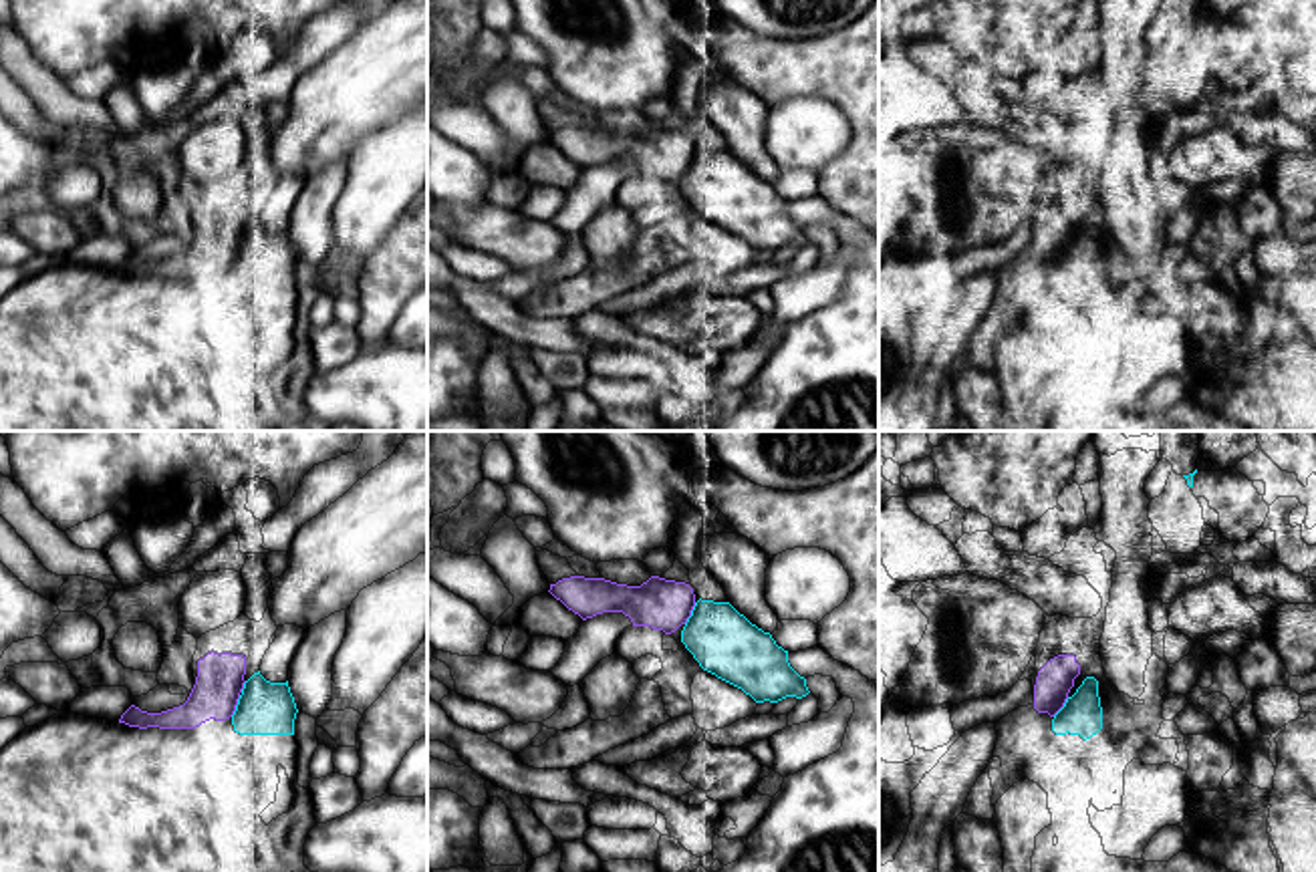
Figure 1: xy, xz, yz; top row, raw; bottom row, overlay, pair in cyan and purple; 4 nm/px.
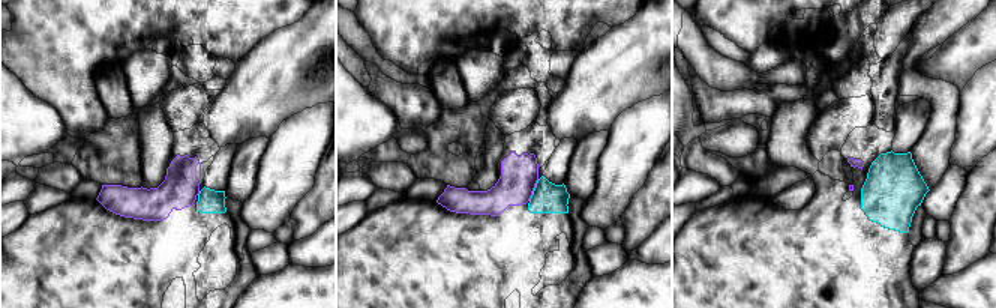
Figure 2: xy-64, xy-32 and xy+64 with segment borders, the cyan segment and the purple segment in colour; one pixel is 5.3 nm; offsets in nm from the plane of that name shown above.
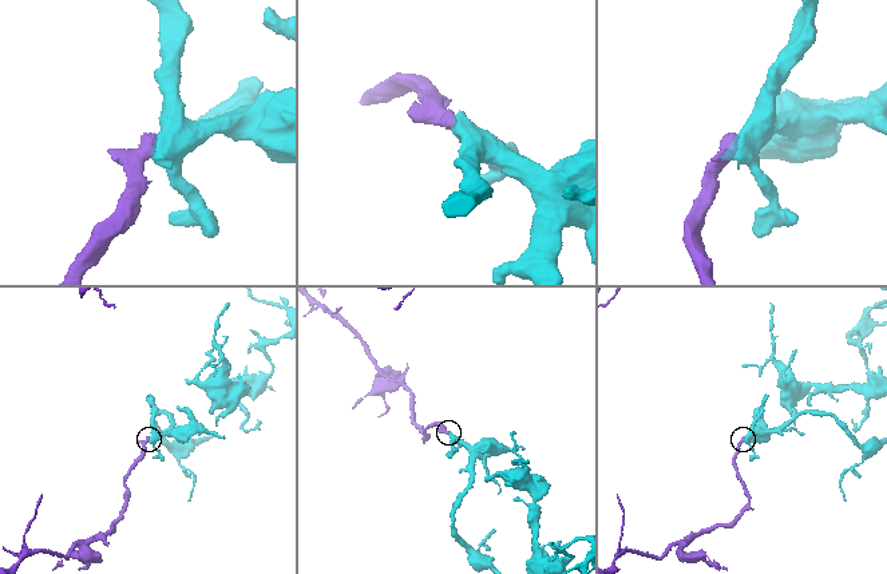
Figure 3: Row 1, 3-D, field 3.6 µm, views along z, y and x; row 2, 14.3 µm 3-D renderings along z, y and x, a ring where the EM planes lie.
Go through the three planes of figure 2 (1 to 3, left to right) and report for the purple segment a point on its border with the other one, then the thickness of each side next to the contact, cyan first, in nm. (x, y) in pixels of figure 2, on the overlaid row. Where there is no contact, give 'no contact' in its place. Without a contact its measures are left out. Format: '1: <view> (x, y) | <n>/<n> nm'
1: xy-64 (200, 193) | 130/200 nm
2: xy-32 (534, 190) | 160/200 nm
3: no contact

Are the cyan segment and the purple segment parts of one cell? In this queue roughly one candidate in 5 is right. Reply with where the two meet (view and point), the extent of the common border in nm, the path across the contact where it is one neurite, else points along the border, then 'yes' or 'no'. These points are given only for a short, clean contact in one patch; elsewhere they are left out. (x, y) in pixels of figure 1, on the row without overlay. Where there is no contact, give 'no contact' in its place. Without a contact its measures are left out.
meets cyan in xy at (236, 254); contact 100 nm long; no

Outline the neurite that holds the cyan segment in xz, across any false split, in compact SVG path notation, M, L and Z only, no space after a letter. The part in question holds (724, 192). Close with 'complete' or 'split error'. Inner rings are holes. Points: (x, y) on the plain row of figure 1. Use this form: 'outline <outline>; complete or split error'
outline M697 149L681 191L699 215L742 238L756 252L802 248L806 228L788 211L788 199L740 163L730 151Z; complete

